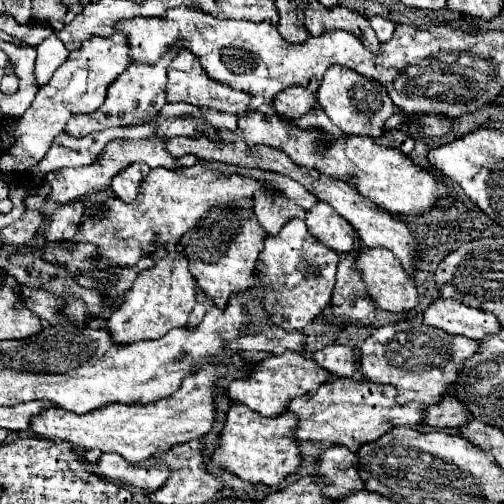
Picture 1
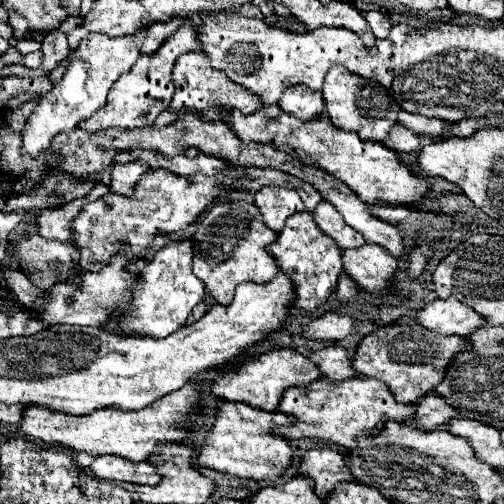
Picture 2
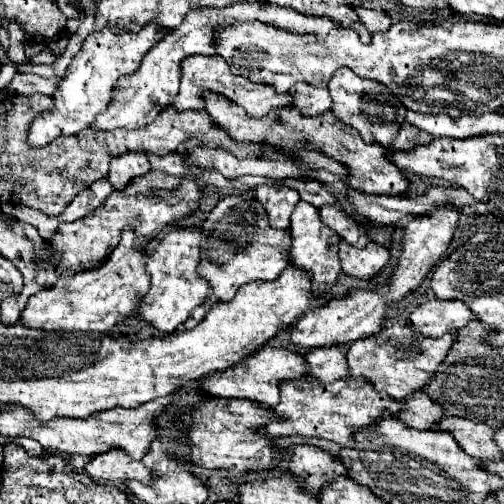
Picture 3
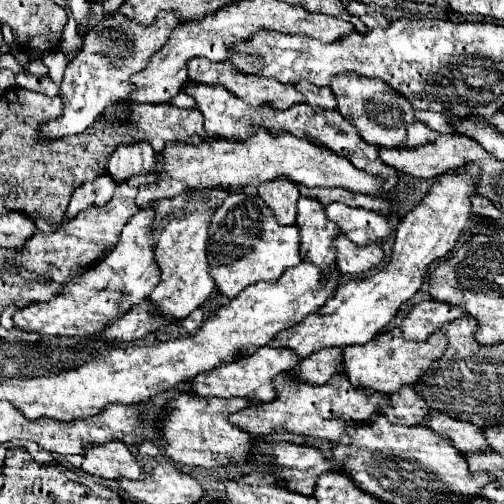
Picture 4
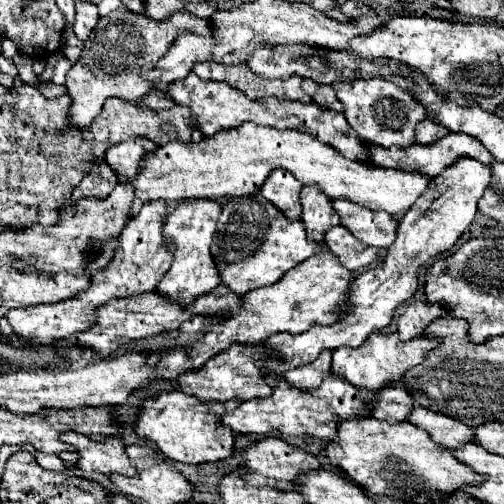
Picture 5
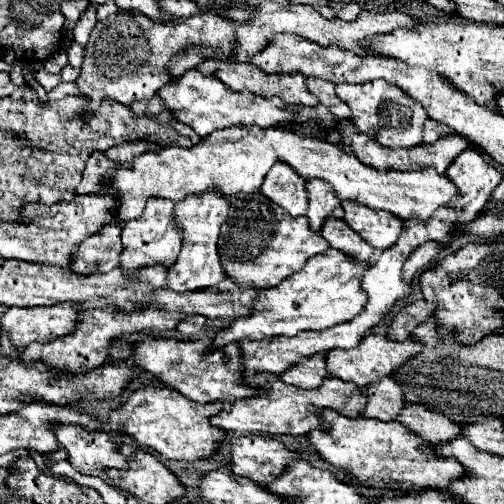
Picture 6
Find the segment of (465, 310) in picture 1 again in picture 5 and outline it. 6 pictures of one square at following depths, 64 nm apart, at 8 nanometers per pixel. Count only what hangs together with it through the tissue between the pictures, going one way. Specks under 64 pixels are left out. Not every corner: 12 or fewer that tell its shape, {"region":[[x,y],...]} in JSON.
{"region":[[414,302],[398,318],[400,340],[422,336],[436,318],[448,316],[442,304]]}

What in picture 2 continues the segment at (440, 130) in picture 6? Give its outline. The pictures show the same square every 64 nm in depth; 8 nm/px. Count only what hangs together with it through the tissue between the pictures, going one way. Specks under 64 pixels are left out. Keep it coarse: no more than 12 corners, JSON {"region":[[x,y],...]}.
{"region":[[396,124],[386,144],[394,152],[416,152],[420,136]]}

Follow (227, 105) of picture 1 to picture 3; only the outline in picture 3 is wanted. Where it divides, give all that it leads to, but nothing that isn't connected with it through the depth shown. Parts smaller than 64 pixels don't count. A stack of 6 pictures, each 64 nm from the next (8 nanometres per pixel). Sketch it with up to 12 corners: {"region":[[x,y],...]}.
{"region":[[186,56],[176,110],[204,108],[206,90],[250,116],[292,102],[234,76],[220,56]]}

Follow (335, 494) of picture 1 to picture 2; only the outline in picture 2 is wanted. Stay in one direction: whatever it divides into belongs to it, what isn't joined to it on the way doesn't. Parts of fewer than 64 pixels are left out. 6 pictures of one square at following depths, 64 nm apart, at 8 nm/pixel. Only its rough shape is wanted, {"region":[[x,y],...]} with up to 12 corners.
{"region":[[346,448],[308,450],[298,472],[328,498],[338,482],[356,482]]}

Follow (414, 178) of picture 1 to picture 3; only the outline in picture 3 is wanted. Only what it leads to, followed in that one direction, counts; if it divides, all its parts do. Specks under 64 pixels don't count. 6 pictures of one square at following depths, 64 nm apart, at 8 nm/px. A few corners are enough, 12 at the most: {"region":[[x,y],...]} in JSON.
{"region":[[214,92],[210,118],[238,142],[310,146],[362,194],[402,196],[406,174],[332,112],[274,108],[252,118]]}

